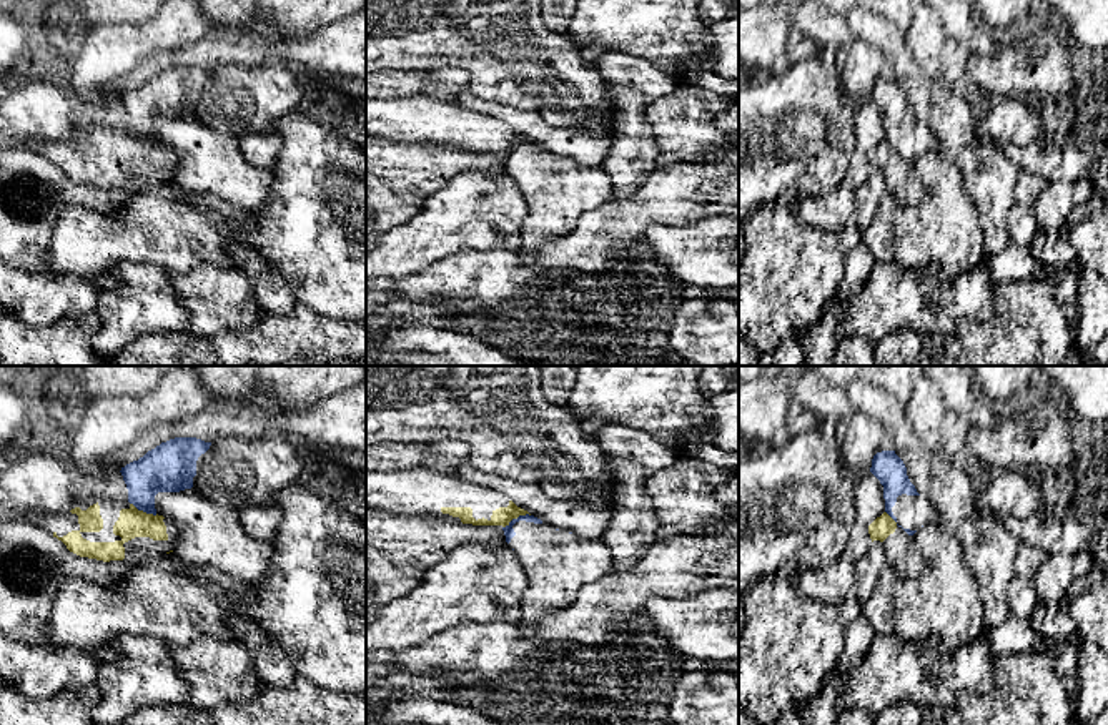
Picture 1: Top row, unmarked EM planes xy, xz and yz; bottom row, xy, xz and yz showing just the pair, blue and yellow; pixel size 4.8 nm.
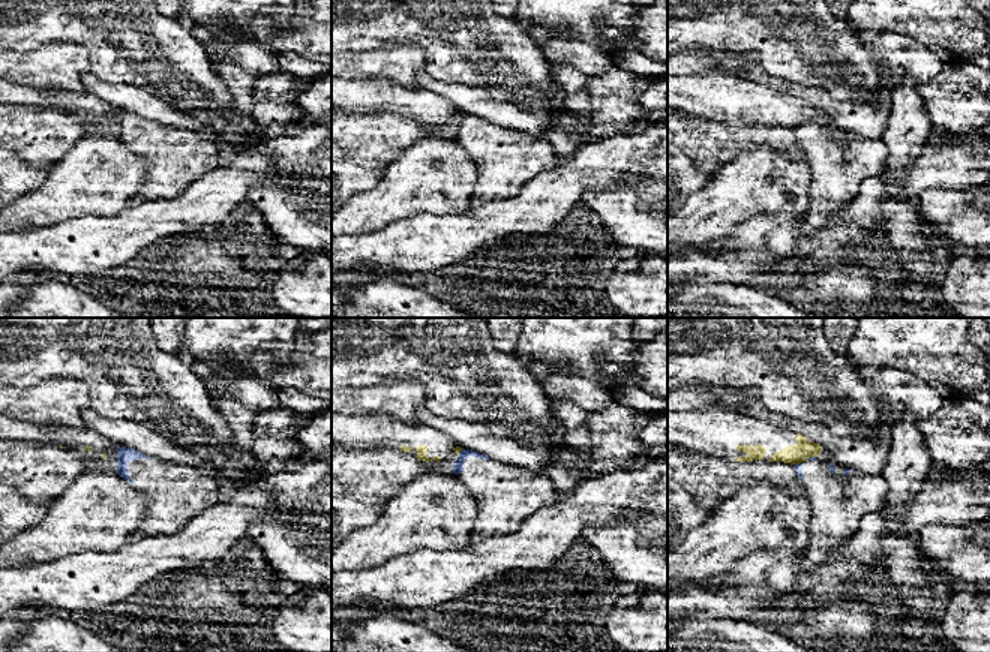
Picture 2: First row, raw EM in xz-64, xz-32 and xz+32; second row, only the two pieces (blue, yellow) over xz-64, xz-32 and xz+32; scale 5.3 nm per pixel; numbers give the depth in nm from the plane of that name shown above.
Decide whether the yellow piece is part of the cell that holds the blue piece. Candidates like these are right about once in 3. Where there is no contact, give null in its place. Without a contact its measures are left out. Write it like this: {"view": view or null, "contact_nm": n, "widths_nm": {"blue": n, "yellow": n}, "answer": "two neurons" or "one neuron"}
{"view": "xz", "contact_nm": 150, "widths_nm": {"blue": 50, "yellow": 90}, "answer": "two neurons"}

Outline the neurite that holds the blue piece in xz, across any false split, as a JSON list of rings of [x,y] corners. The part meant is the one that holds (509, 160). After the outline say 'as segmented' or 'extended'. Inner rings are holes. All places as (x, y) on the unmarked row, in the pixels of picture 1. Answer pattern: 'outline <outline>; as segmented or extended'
outline [[[529,141],[512,146],[502,158],[527,201],[521,249],[529,254],[572,231],[586,211],[612,200],[614,185],[602,166],[554,156]]]; extended

